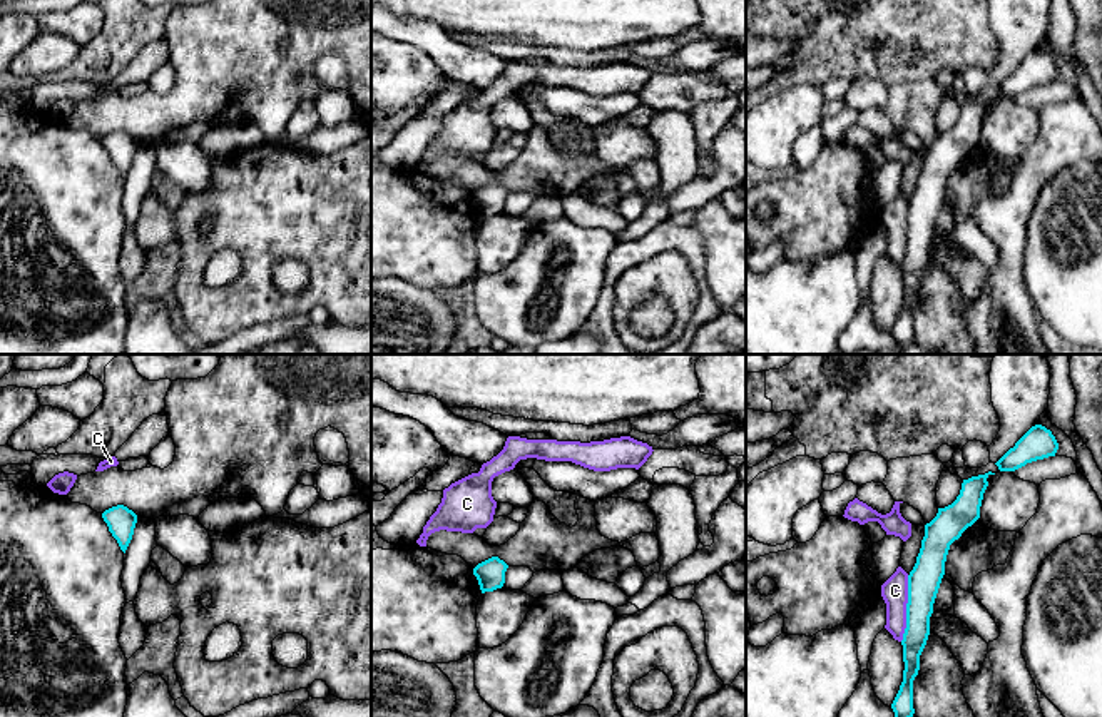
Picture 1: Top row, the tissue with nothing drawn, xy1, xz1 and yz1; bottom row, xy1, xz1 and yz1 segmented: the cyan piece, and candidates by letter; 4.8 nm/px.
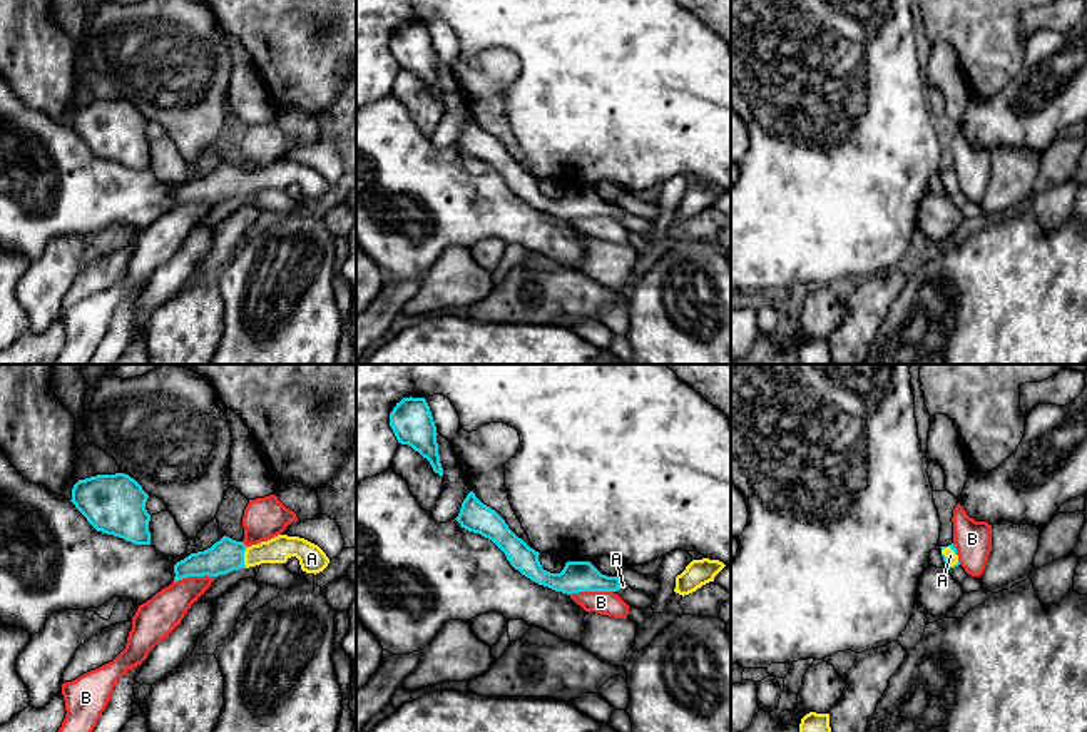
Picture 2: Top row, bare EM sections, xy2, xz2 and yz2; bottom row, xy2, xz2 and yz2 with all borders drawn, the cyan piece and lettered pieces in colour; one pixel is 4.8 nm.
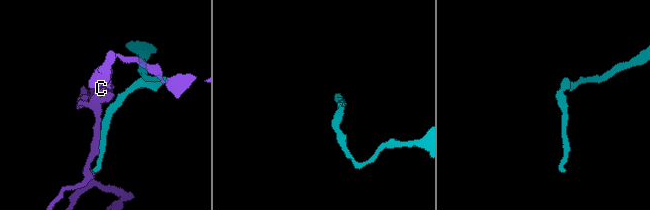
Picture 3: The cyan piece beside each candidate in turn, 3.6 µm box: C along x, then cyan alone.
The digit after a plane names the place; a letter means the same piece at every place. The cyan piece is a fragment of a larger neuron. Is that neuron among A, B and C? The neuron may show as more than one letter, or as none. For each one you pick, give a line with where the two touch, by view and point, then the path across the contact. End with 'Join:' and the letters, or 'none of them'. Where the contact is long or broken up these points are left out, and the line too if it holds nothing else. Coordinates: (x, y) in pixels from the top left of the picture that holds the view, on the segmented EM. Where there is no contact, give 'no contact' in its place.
A: xy2 (243, 557) | across xy2 (226, 555), (243, 557), (276, 550)
Join: A

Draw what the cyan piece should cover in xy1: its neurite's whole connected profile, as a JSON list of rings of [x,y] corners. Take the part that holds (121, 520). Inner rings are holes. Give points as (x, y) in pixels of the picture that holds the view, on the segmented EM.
[[[124,505],[112,506],[102,513],[104,521],[109,526],[109,531],[117,540],[120,550],[125,553],[134,528],[137,523],[137,515]]]

